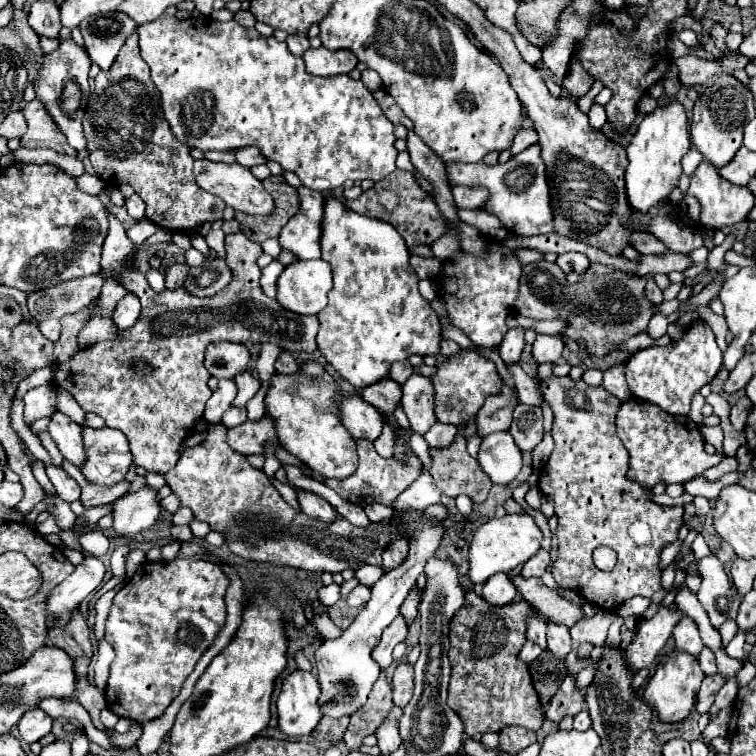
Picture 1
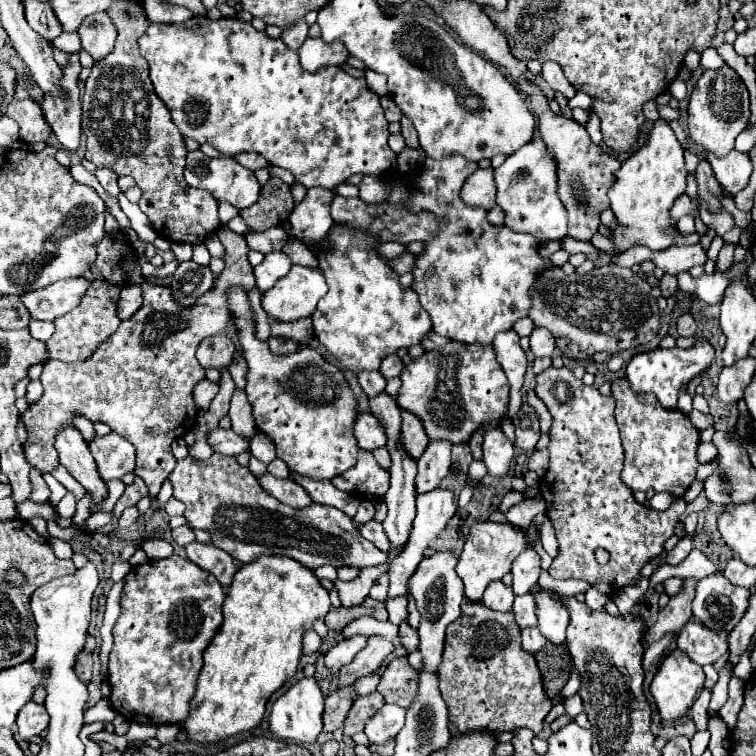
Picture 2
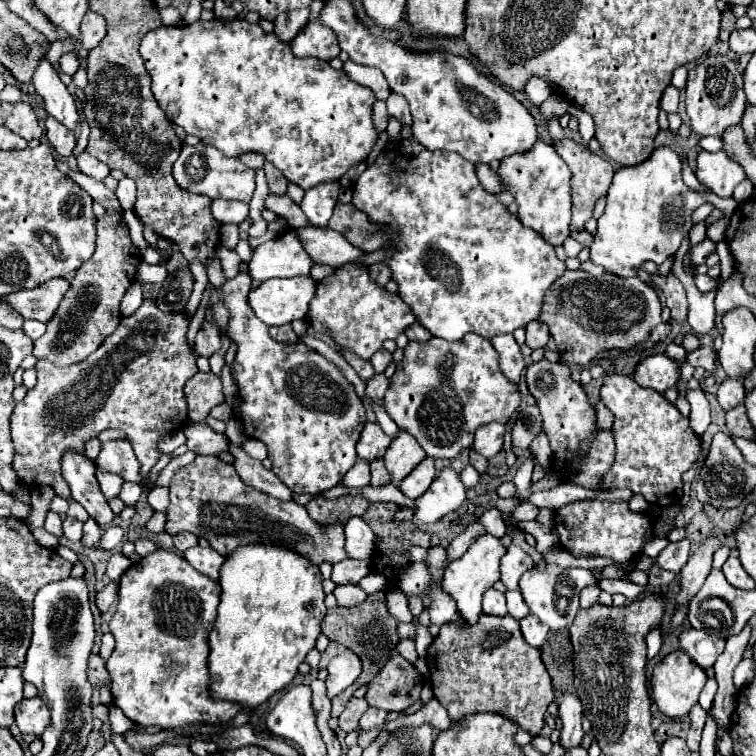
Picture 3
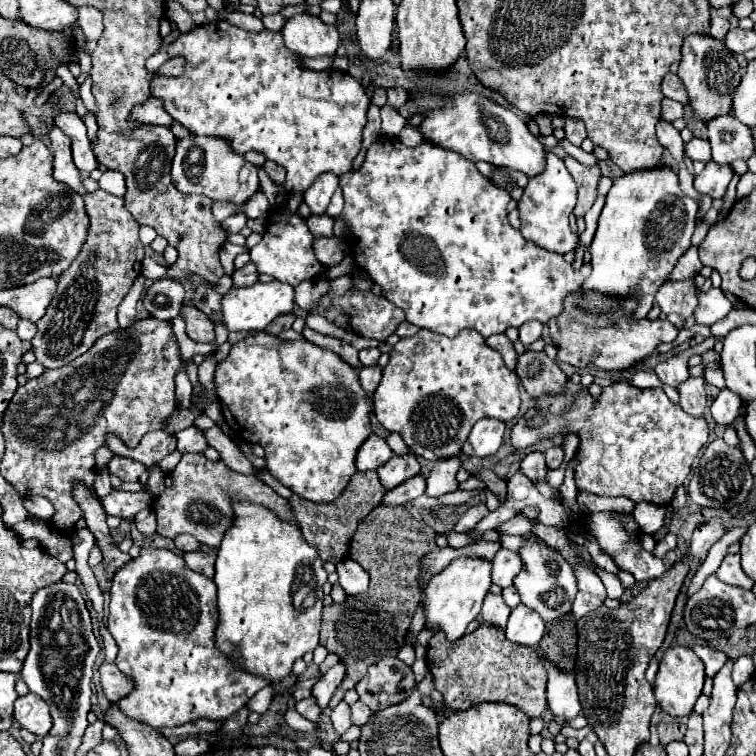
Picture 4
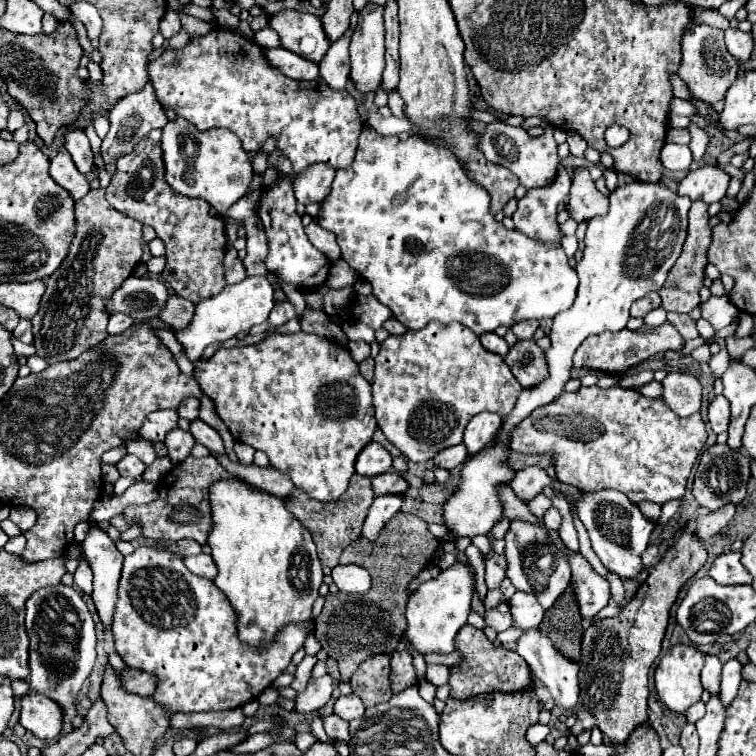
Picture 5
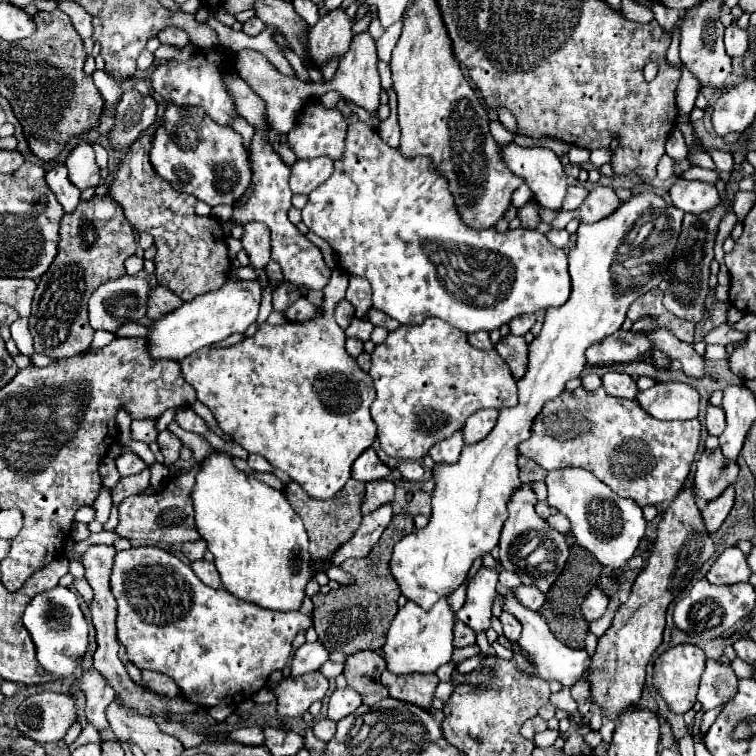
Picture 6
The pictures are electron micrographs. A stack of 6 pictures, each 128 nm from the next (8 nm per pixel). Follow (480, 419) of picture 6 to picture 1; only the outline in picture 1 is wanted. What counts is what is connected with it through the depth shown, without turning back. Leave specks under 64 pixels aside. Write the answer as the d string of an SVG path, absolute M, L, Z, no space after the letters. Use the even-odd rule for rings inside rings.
M510 432L488 434L478 452L480 468L494 484L510 484L522 468L522 452L514 444Z

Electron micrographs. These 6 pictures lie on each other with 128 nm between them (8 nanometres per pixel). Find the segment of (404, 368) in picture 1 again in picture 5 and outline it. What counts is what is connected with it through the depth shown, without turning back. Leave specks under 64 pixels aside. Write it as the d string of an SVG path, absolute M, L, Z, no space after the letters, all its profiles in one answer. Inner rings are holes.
M350 342L348 350L350 350L350 356L354 358L354 362L370 358L370 344L366 344L366 342Z

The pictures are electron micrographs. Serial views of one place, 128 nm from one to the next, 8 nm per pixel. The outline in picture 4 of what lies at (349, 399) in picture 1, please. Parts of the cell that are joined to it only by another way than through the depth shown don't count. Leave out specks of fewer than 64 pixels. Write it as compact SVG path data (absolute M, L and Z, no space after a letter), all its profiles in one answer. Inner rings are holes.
M370 434L368 440L360 446L358 450L358 456L356 456L356 468L360 472L366 472L366 470L376 470L380 468L388 458L392 456L392 450L390 446L386 444L384 438L376 436L376 434Z

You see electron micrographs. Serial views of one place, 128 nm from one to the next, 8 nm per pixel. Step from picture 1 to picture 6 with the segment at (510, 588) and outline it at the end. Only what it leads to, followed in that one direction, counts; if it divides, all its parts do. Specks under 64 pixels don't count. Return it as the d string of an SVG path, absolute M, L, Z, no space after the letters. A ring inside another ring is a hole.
M502 612L500 614L500 622L502 622L502 628L504 628L504 636L508 640L518 640L520 636L520 622L510 614L510 612Z

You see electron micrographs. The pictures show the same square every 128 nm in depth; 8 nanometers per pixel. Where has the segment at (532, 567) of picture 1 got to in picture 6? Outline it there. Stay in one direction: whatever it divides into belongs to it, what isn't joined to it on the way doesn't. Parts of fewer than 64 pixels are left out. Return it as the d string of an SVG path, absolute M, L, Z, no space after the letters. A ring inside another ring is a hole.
M496 562L494 568L482 566L478 574L472 576L468 582L466 604L458 610L456 616L458 620L474 628L474 632L482 632L490 628L490 616L492 616L490 608L496 596L496 582L498 582L500 572L502 572L500 562Z

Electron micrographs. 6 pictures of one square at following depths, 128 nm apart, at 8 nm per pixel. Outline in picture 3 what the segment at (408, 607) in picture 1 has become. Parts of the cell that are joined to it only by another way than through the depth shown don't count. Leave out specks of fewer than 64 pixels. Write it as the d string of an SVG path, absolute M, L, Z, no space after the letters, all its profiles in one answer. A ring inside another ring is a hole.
M404 638L404 640L400 640L398 646L396 646L396 650L398 650L408 662L414 662L414 660L418 658L418 654L416 654L416 646L414 646L414 640L412 640L412 638Z

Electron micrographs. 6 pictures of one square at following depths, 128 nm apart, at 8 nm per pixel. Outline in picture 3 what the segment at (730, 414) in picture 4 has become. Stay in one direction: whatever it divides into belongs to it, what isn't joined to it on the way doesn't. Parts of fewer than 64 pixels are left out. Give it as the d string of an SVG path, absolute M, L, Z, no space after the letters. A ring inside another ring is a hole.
M740 376L738 378L726 378L718 386L718 392L716 392L718 402L720 402L720 406L724 410L730 410L730 408L742 404L744 394L746 394L746 390L744 390L744 378L740 378Z

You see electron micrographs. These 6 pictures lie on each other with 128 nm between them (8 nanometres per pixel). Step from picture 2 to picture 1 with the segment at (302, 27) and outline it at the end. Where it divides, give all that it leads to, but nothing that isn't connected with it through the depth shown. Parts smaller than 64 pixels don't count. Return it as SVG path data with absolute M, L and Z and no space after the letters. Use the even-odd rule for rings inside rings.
M288 36L286 38L286 44L288 44L288 50L294 54L294 56L304 56L304 52L310 48L310 42L306 36Z

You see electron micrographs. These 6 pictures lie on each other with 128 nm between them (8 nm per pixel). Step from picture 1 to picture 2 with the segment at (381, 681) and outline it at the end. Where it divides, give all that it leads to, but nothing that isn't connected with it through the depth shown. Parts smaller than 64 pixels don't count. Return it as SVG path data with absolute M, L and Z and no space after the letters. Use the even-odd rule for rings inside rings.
M372 692L362 696L360 700L354 700L348 718L344 722L344 734L346 736L354 736L358 732L364 732L366 722L384 706L384 696L380 692Z

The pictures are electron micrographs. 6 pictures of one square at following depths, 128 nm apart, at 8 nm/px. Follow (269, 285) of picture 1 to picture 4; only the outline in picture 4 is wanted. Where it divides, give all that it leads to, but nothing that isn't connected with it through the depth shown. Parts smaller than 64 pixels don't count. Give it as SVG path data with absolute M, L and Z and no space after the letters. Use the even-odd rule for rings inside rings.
M298 212L286 214L284 218L280 218L272 226L268 226L268 230L264 232L264 238L250 250L252 264L256 266L258 274L268 274L280 282L298 286L302 280L316 278L318 272L322 270L322 264L316 260L316 256L312 252L312 240L314 240L314 236L306 228L302 216L298 216Z

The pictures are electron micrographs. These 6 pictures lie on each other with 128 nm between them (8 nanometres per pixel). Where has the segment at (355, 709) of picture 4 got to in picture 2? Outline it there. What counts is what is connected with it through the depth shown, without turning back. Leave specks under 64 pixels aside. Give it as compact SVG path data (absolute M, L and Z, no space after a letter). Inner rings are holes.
M384 704L384 708L380 708L380 712L376 712L372 720L368 720L364 734L372 744L386 744L394 740L396 734L402 730L404 716L406 716L404 708L394 704Z

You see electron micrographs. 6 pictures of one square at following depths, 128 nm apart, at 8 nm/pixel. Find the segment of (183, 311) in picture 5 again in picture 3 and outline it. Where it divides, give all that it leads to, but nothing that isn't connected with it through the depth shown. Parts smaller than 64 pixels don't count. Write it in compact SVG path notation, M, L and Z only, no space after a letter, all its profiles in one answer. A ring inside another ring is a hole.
M204 322L200 332L196 334L196 340L194 340L194 350L196 350L196 356L204 356L204 358L210 358L214 352L218 352L222 346L222 334L220 334L220 328L214 326L212 322Z

